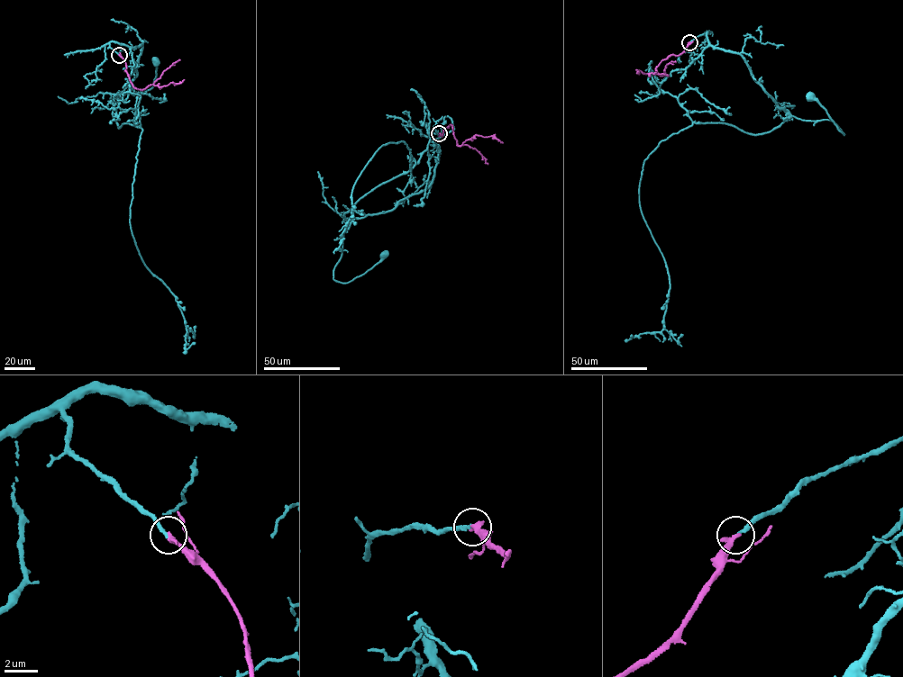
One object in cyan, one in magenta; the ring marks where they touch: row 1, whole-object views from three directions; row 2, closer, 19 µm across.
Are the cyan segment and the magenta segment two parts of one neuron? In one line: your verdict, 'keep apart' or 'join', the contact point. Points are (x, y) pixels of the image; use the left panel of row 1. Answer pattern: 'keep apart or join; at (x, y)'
join; at (119, 55)

